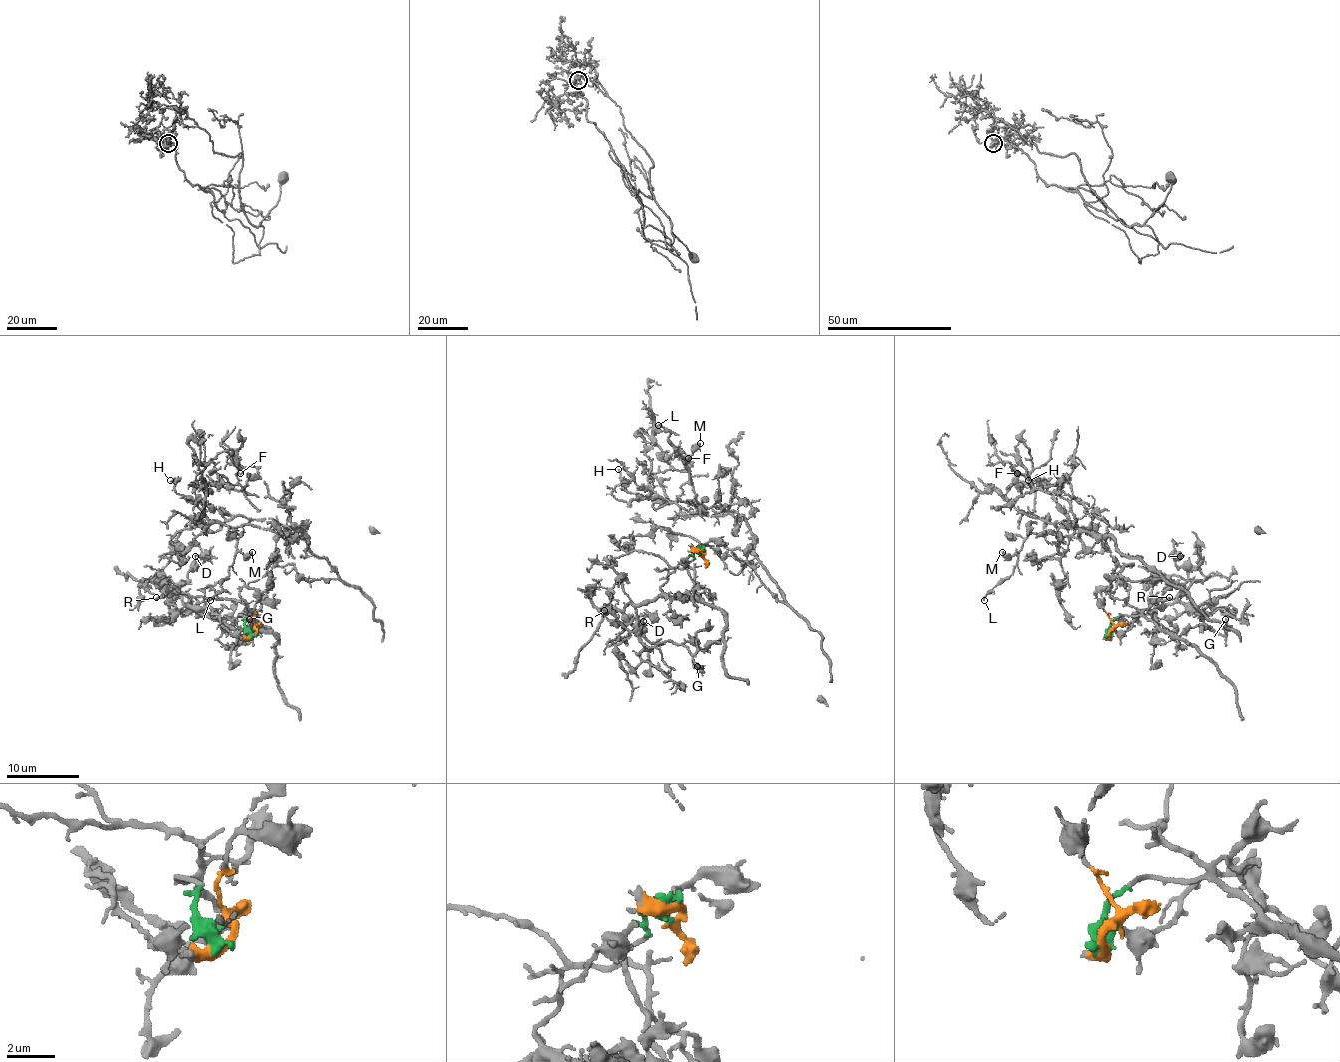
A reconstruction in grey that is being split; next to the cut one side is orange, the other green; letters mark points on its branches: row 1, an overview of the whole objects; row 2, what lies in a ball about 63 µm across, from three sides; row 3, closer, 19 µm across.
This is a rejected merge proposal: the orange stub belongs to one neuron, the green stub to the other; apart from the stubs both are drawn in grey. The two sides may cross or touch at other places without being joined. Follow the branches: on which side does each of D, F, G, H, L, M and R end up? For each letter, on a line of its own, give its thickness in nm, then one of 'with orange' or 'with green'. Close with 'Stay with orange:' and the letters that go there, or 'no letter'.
D: calibre 190 nm; with green
F: calibre 130 nm; with orange
G: calibre 170 nm; with green
H: calibre 110 nm; with orange
L: calibre 140 nm; with orange
M: calibre 420 nm; with orange
R: calibre 150 nm; with green
Stay with orange: F, H, L, M

